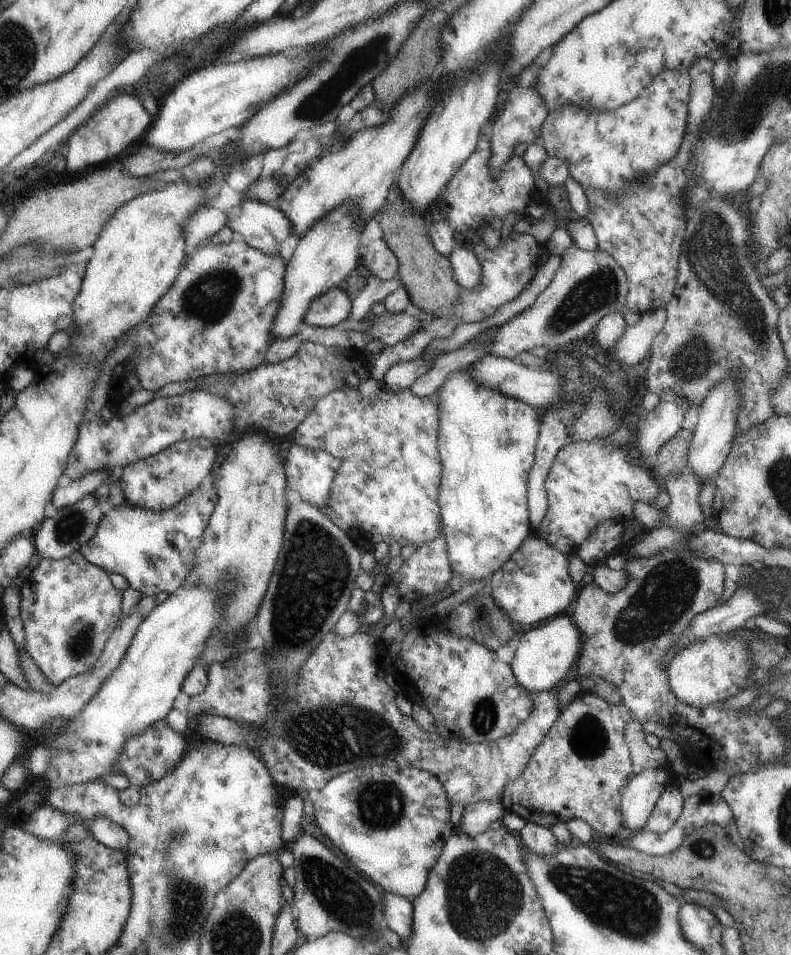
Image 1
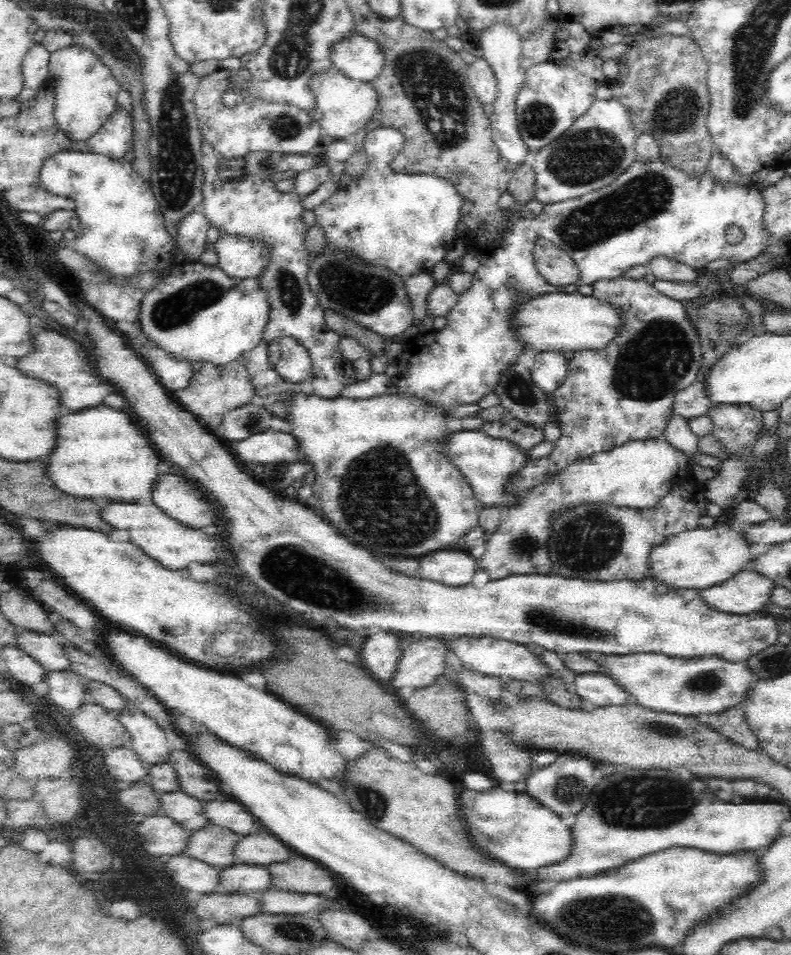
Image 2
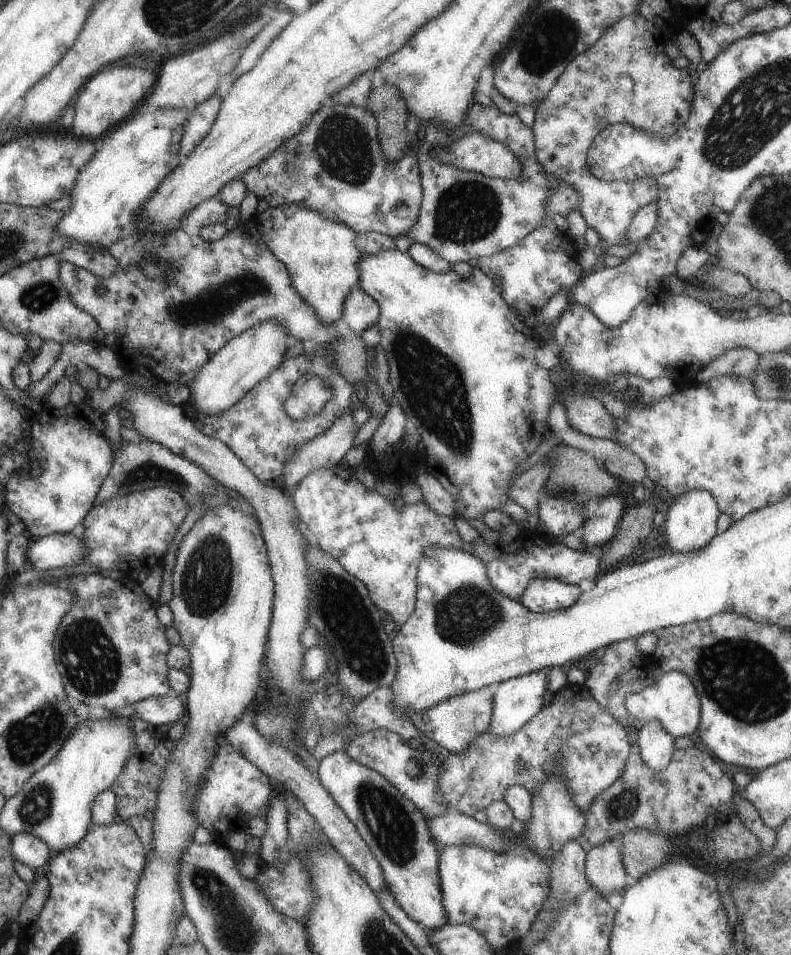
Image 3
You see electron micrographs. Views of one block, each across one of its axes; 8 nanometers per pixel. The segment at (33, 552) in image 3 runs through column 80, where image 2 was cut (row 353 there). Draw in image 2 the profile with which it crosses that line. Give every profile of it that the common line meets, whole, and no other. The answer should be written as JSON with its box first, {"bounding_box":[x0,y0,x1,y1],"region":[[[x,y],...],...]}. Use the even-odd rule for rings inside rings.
{"bounding_box":[532,352,570,422],"region":[[[542,352],[538,354],[534,366],[532,366],[532,380],[536,382],[538,388],[548,396],[548,408],[550,408],[550,418],[558,422],[558,408],[554,406],[554,390],[558,390],[566,376],[568,376],[570,362],[566,362],[564,354],[560,352]]]}

